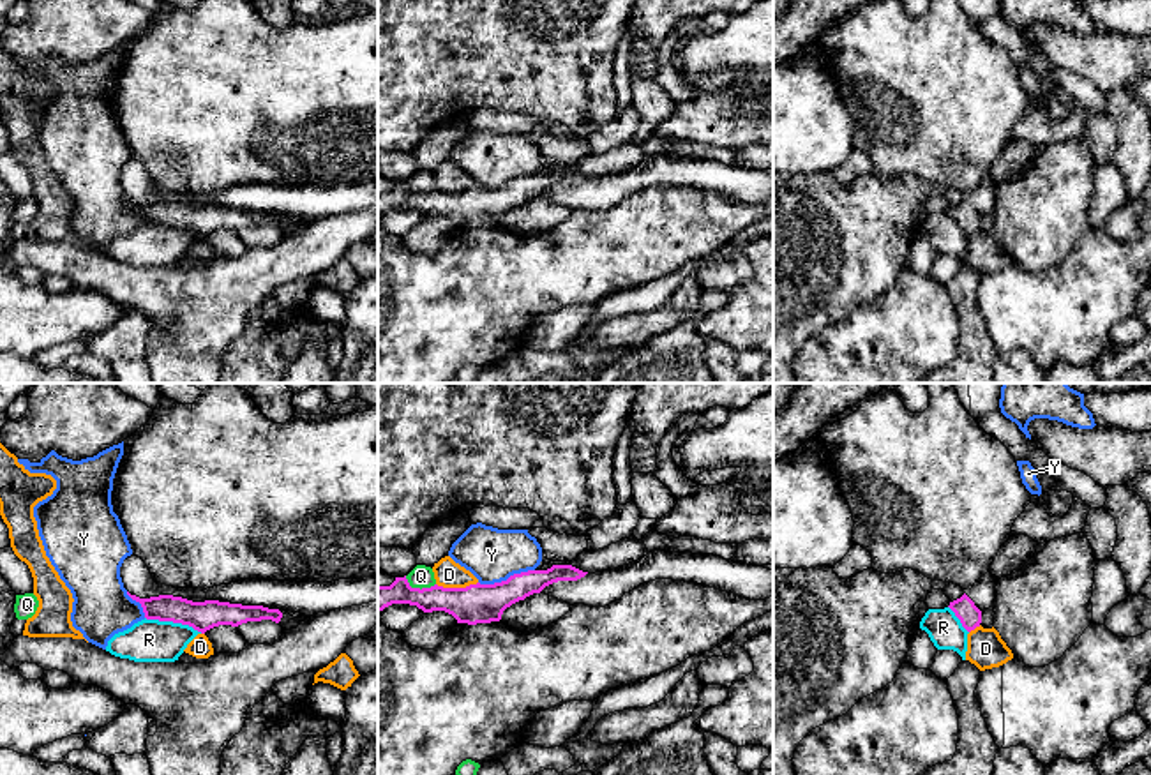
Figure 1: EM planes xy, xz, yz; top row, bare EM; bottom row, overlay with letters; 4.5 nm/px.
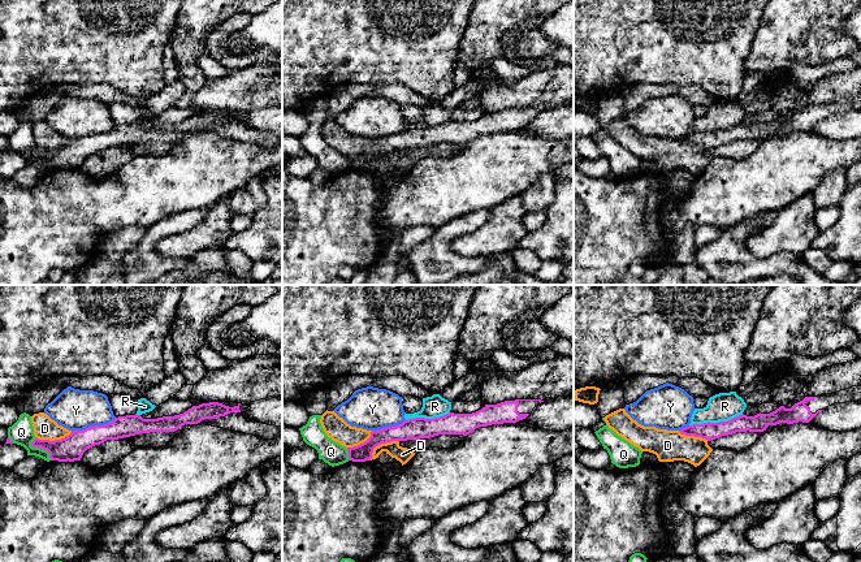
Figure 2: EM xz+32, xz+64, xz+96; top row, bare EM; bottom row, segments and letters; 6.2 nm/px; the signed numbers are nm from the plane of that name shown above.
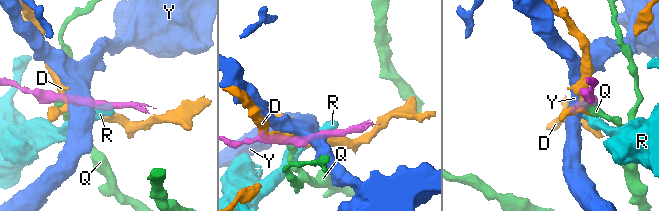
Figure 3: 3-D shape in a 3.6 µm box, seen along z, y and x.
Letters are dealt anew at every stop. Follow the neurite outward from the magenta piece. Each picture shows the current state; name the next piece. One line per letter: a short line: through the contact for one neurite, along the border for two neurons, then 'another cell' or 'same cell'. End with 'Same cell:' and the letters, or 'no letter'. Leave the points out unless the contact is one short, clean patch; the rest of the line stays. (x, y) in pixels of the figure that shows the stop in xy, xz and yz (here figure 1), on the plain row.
D: another cell
Q: line xz (405, 180), (412, 191), (429, 193), (435, 188); another cell
R: line xy (145, 221), (188, 228), (202, 237); another cell
Y: line xz (534, 173), (514, 177), (500, 186), (479, 188); another cell
Same cell: no letter

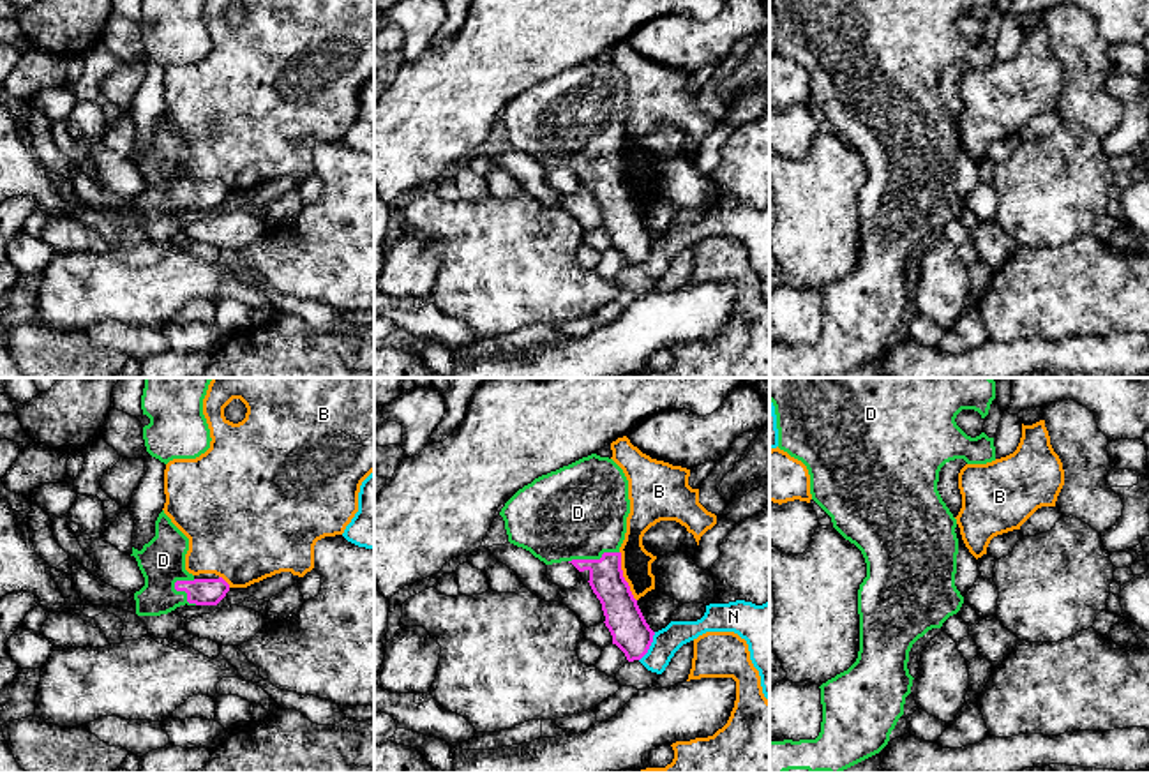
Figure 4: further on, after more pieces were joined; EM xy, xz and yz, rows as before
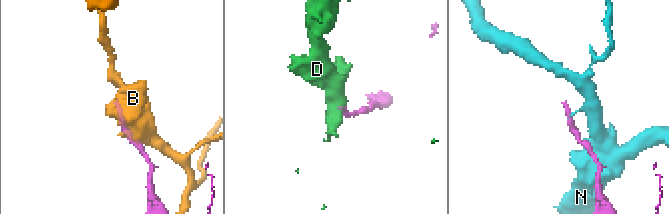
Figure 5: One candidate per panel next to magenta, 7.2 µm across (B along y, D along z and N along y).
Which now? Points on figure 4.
B: another cell
D: line xy (202, 196), (184, 195), (166, 184), (163, 165); same cell
N: line xz (655, 237), (648, 256), (639, 265); another cell
Same cell: D

